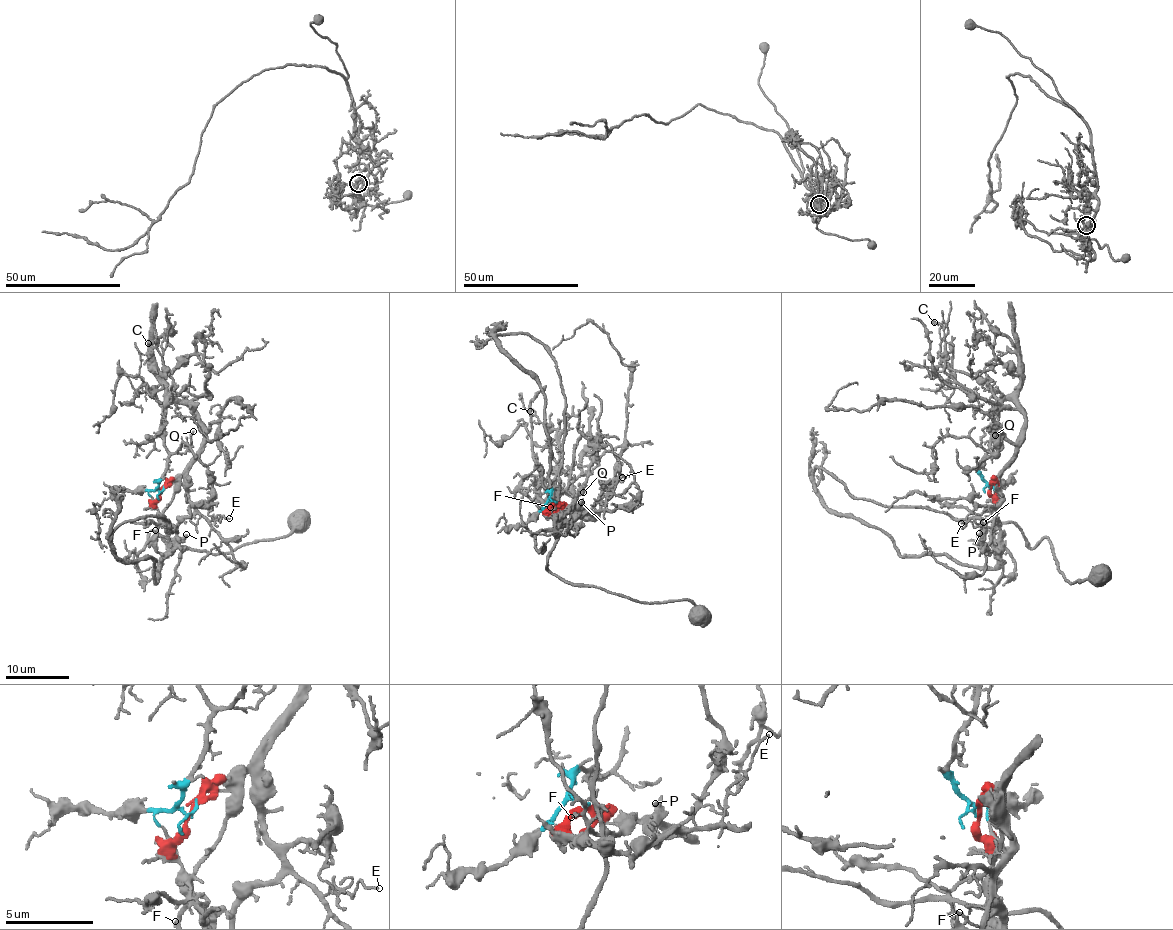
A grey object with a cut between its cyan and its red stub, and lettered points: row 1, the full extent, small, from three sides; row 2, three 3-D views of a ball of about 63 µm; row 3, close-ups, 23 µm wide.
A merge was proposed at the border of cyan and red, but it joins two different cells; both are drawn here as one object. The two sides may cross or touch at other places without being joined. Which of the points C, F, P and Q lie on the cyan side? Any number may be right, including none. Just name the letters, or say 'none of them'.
C, Q

